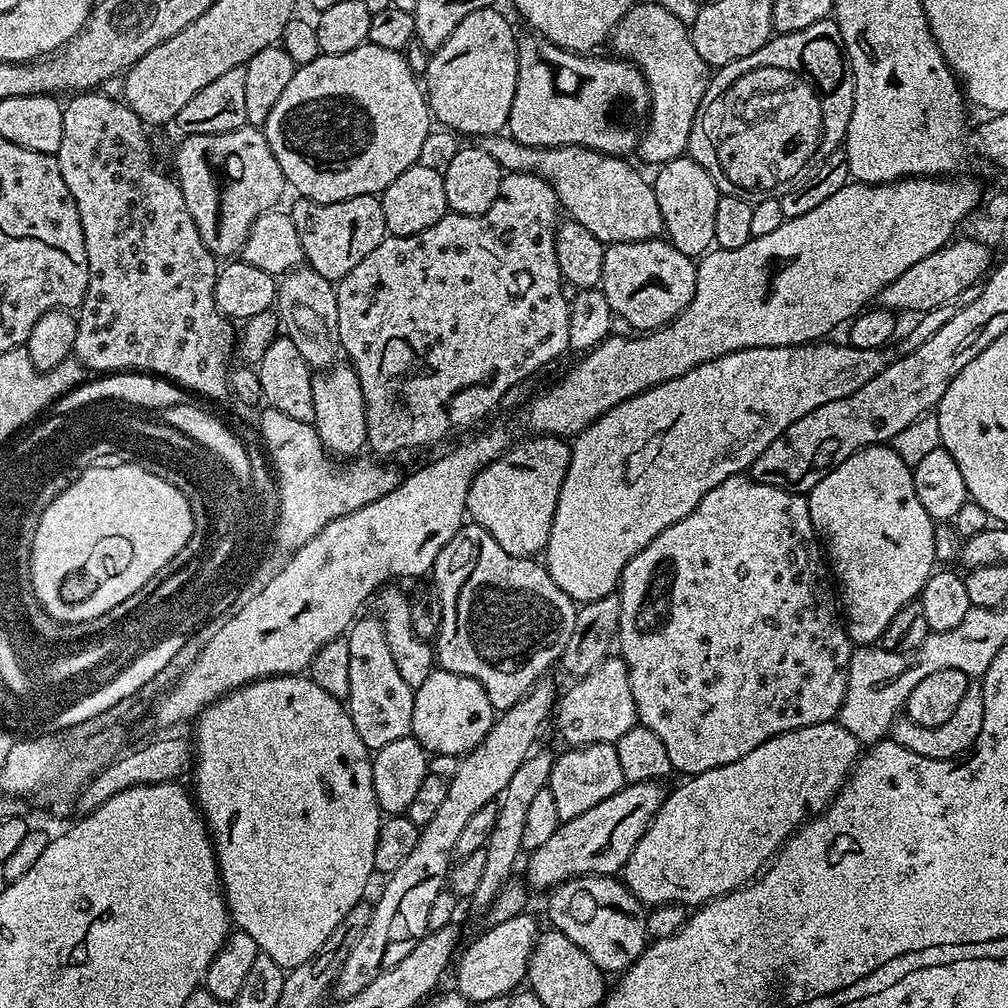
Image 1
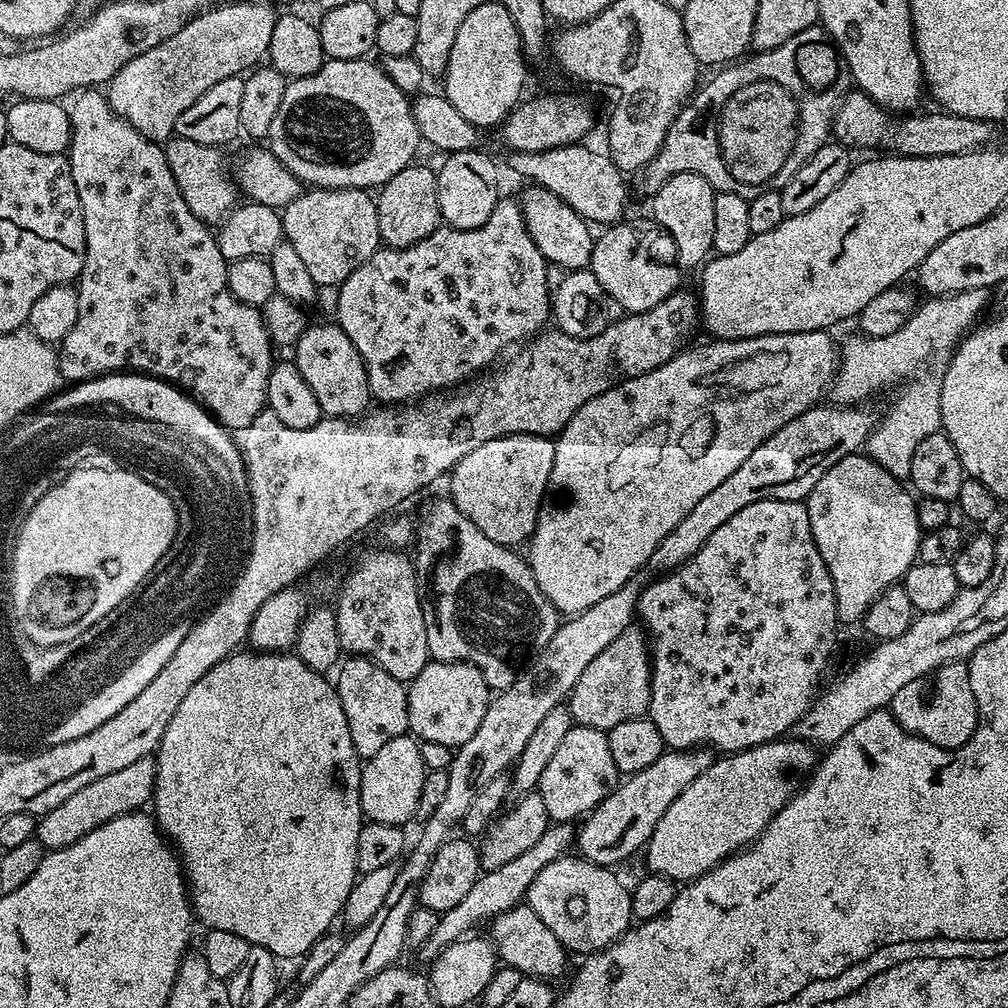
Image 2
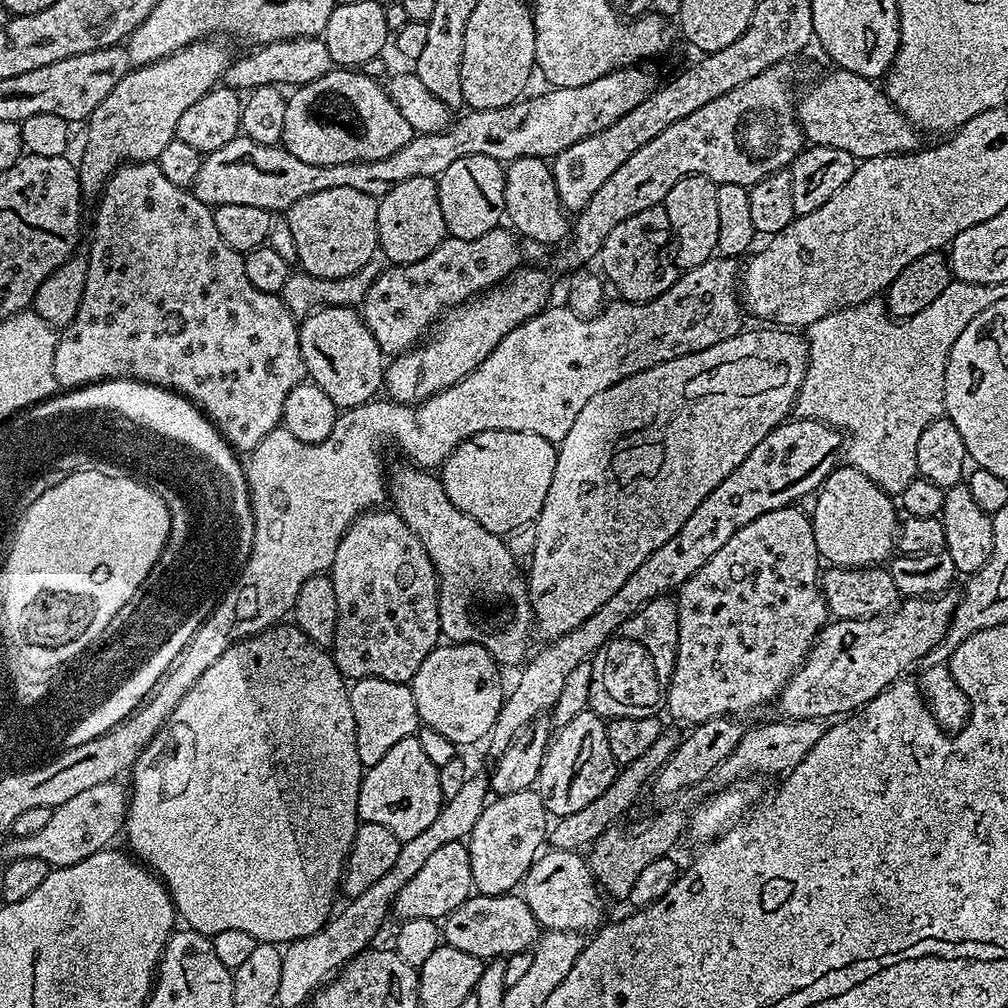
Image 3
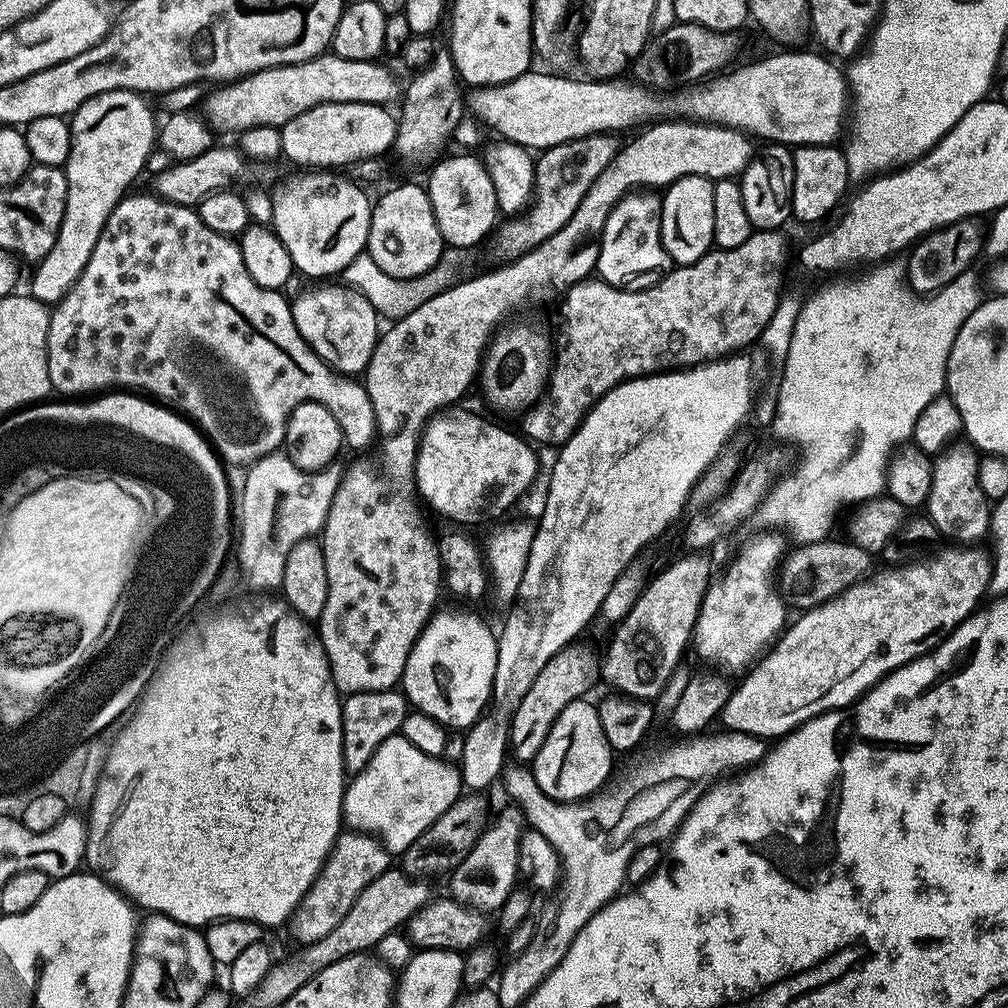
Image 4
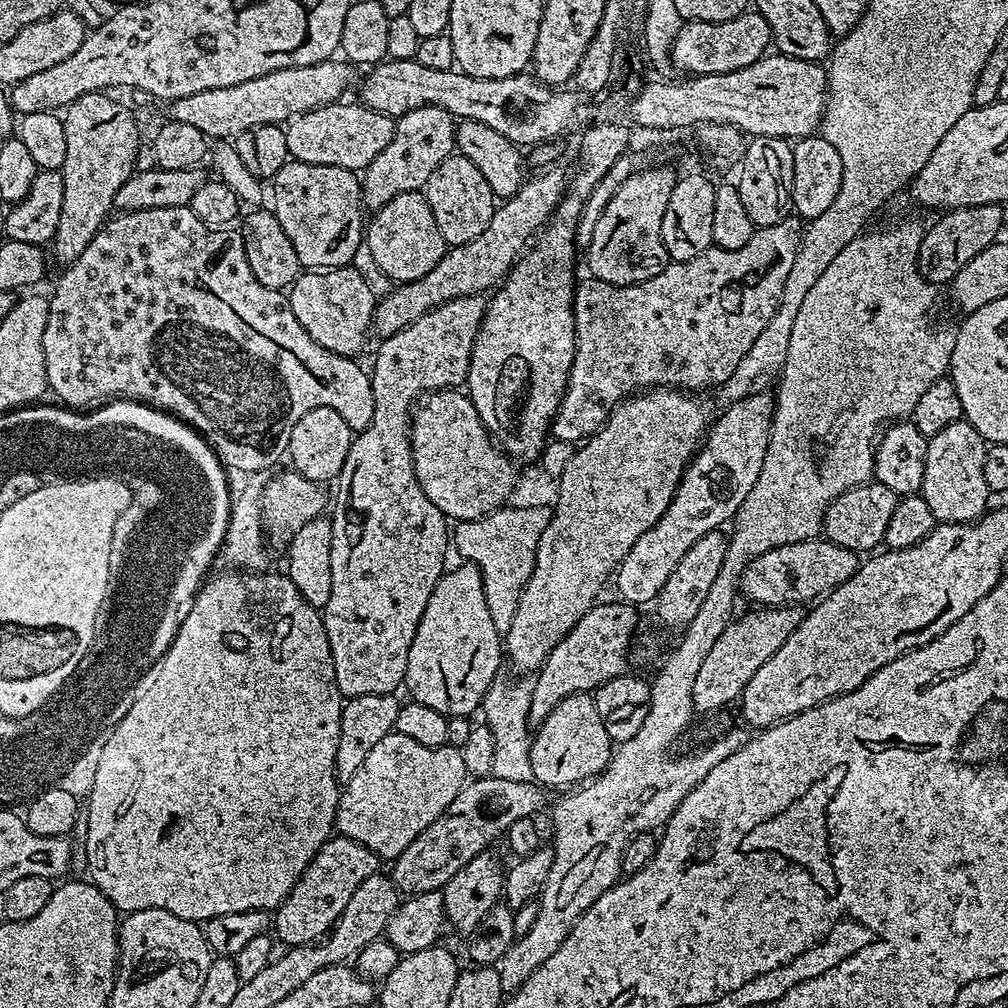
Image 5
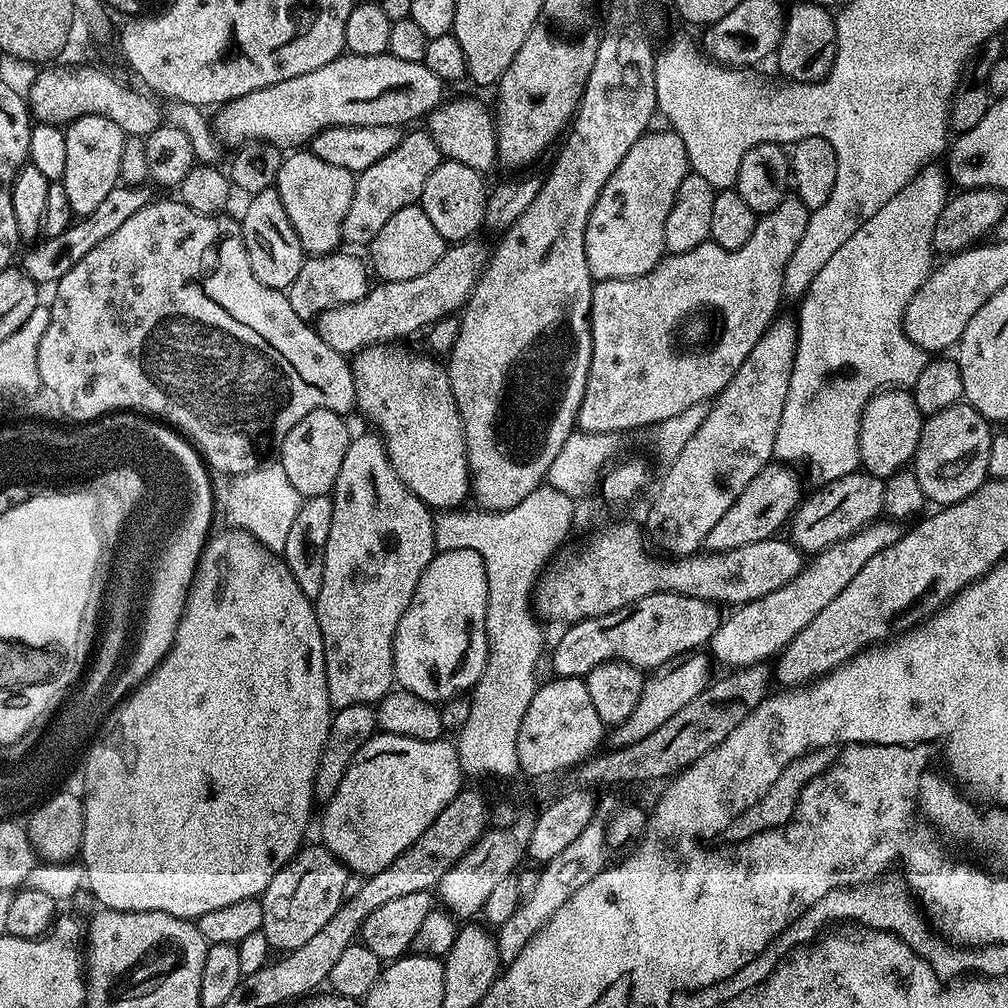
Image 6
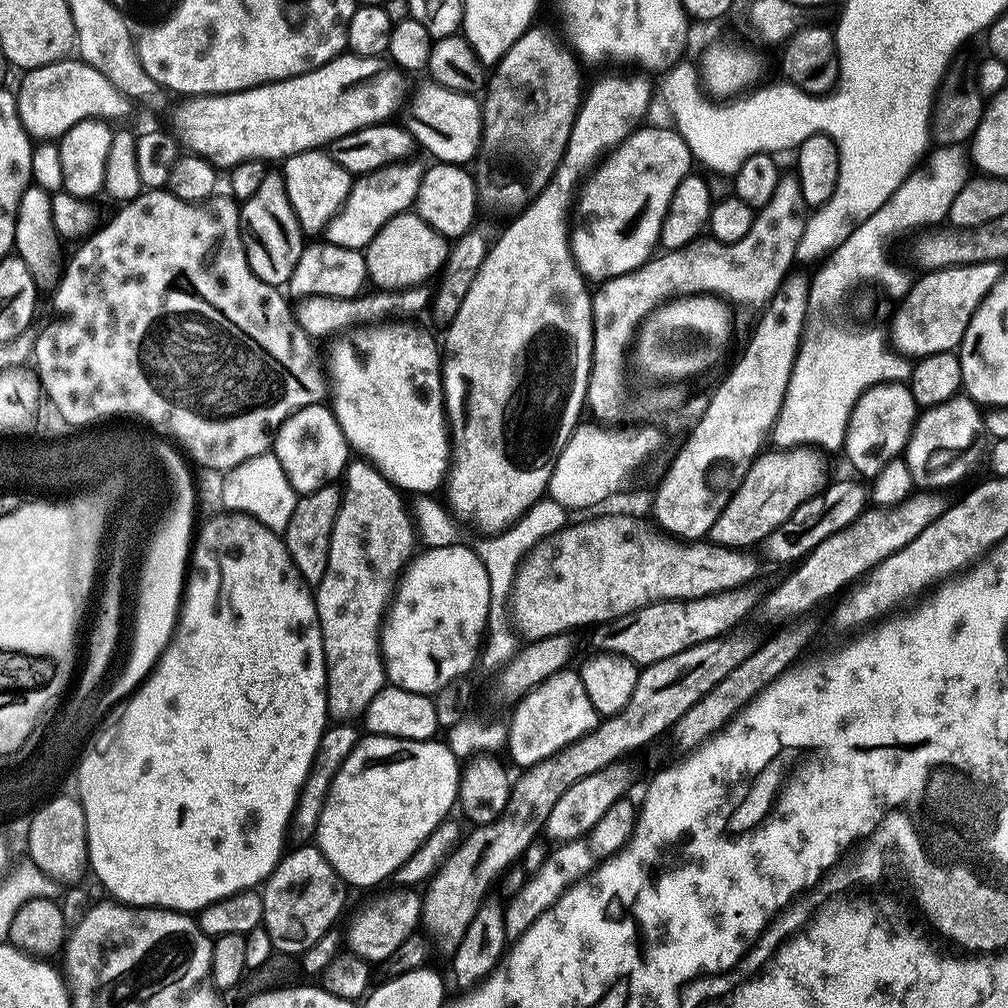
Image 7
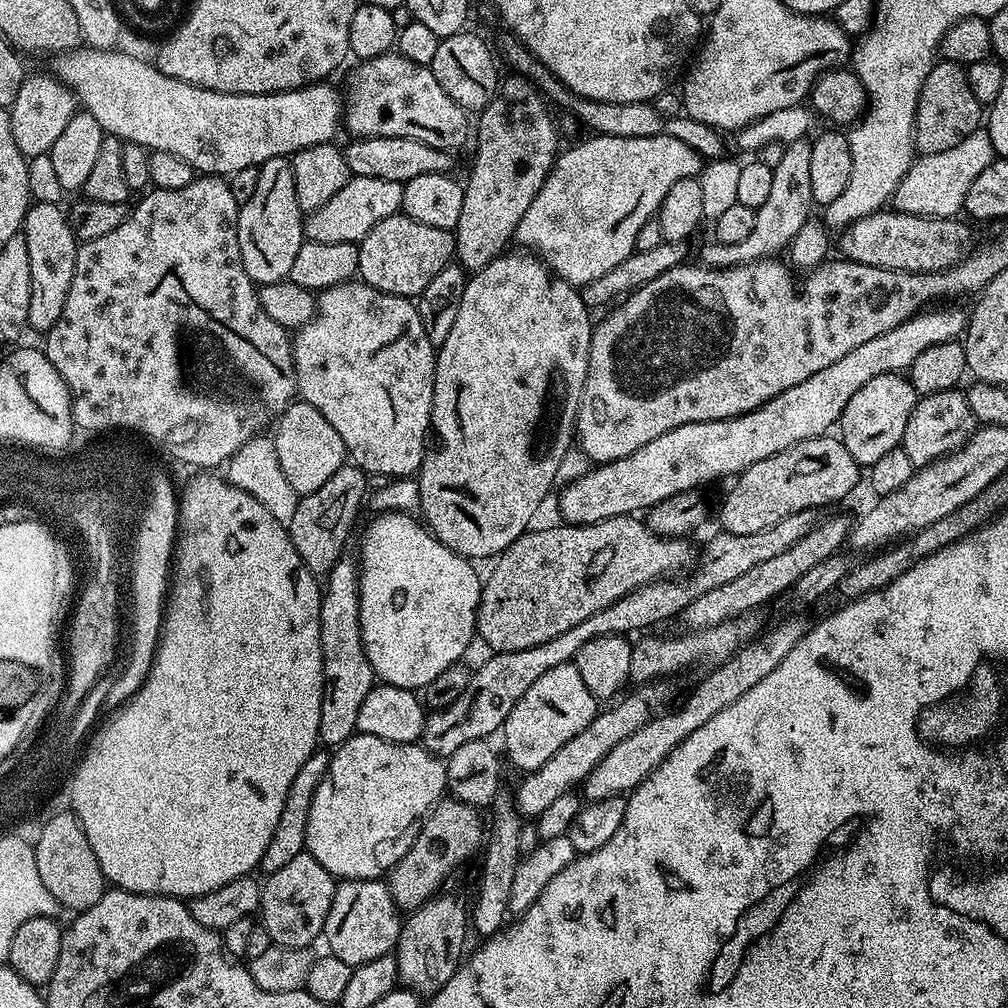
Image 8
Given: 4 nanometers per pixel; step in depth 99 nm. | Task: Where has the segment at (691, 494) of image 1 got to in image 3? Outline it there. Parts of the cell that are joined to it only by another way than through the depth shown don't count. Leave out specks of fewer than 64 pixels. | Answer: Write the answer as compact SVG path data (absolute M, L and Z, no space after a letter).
M764 326L761 332L742 330L737 336L726 338L701 352L673 356L671 360L664 360L653 368L644 368L641 372L622 378L614 386L594 394L590 402L586 402L582 410L578 410L574 426L570 426L570 432L564 440L559 441L556 450L556 465L550 478L550 488L546 490L544 505L534 521L536 545L532 548L532 565L529 566L528 572L526 568L526 600L527 603L528 600L532 603L536 624L544 638L566 634L597 612L628 581L630 574L634 574L634 570L638 570L638 566L642 566L642 562L646 562L646 558L650 558L650 554L658 550L658 546L670 542L670 538L678 534L686 518L690 518L690 514L698 510L698 506L712 493L714 486L725 480L744 461L746 454L750 454L750 450L754 450L754 446L758 446L758 442L762 442L766 434L770 434L772 428L789 419L808 365L808 345L792 332L795 331L777 330L772 326Z

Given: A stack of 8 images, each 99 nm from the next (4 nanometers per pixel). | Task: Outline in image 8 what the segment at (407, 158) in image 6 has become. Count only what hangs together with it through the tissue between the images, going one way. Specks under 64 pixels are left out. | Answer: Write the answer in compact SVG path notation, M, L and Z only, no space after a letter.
M353 176L320 208L307 213L304 218L305 241L350 242L355 244L364 239L382 218L390 218L400 212L403 183L390 178L366 178Z

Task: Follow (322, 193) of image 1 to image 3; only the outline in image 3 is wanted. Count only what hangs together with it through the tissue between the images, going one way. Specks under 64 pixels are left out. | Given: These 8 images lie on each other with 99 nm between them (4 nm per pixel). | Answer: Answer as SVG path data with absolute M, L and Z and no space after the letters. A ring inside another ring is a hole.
M344 66L332 70L309 84L299 85L293 96L287 97L285 121L282 125L282 146L294 158L318 166L334 166L342 162L377 160L402 150L414 135L410 122L398 114L398 108L389 99L387 91L380 88L367 76L364 70L349 70ZM324 92L341 100L352 111L356 125L352 132L344 124L324 124Z

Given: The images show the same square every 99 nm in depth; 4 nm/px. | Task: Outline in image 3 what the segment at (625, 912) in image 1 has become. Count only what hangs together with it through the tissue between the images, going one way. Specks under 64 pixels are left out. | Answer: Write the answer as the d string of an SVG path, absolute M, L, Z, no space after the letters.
M556 849L543 851L528 868L521 881L520 892L543 929L587 932L601 923L602 902L598 899L598 884L587 861L579 853Z

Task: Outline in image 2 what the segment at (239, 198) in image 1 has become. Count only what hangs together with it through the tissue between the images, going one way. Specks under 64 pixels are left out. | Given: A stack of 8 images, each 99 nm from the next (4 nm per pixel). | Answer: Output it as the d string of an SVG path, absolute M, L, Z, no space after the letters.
M181 136L169 139L164 148L170 174L174 174L174 182L178 182L178 190L182 198L186 198L186 206L190 206L192 213L209 226L219 225L238 203L235 179L230 175L229 165L228 168L224 165L224 156L220 152L223 151L219 147L190 142Z

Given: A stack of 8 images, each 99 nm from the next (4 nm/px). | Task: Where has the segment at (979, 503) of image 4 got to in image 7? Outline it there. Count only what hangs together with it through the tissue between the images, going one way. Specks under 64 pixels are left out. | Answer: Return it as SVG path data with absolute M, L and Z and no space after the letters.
M957 394L933 408L925 408L917 415L916 424L908 439L902 459L908 464L915 487L920 490L944 490L956 484L968 468L964 463L971 458L968 447L984 432L981 405L967 394Z

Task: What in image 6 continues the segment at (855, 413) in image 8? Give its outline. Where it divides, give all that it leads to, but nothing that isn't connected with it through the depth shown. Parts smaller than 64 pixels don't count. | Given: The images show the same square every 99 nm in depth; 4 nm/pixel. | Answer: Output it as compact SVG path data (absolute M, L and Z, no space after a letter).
M881 390L869 400L860 416L860 463L872 476L889 478L916 455L920 441L922 413L911 391Z

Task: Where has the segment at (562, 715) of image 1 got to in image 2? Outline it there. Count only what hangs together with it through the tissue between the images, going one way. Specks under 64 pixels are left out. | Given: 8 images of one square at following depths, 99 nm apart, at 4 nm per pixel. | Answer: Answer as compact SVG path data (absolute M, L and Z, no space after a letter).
M633 626L618 634L578 678L566 707L573 721L582 728L607 730L618 722L641 719L647 713L652 697L652 657L645 633Z

